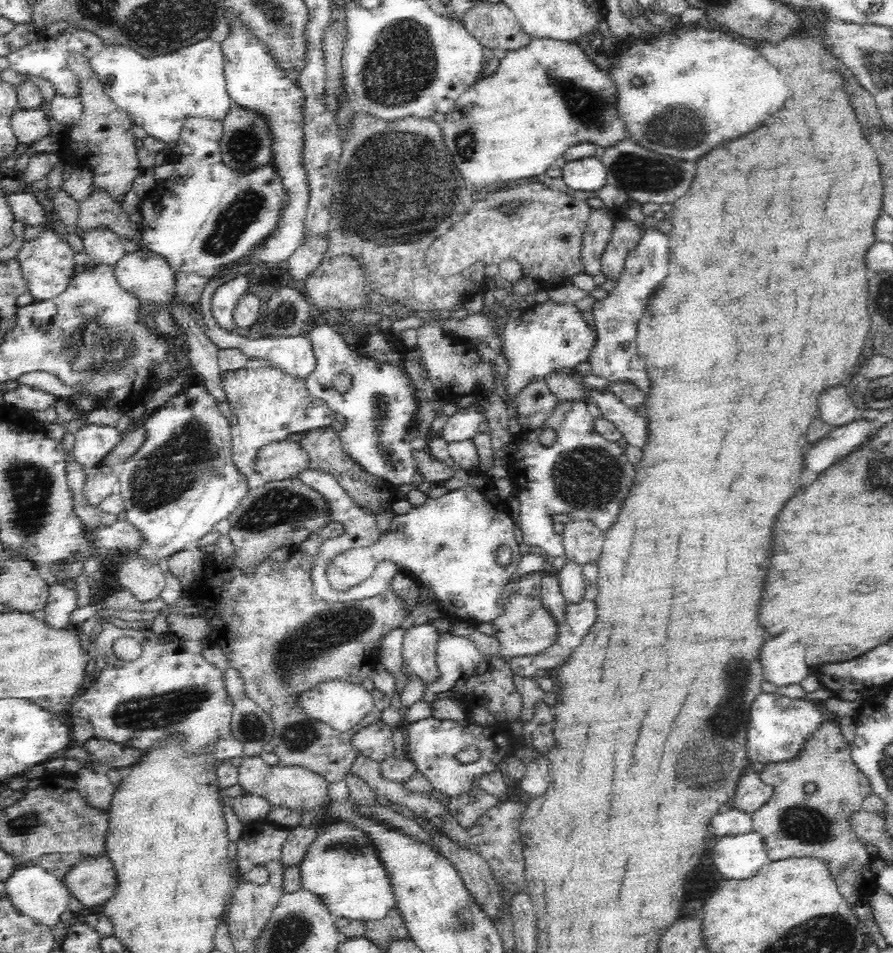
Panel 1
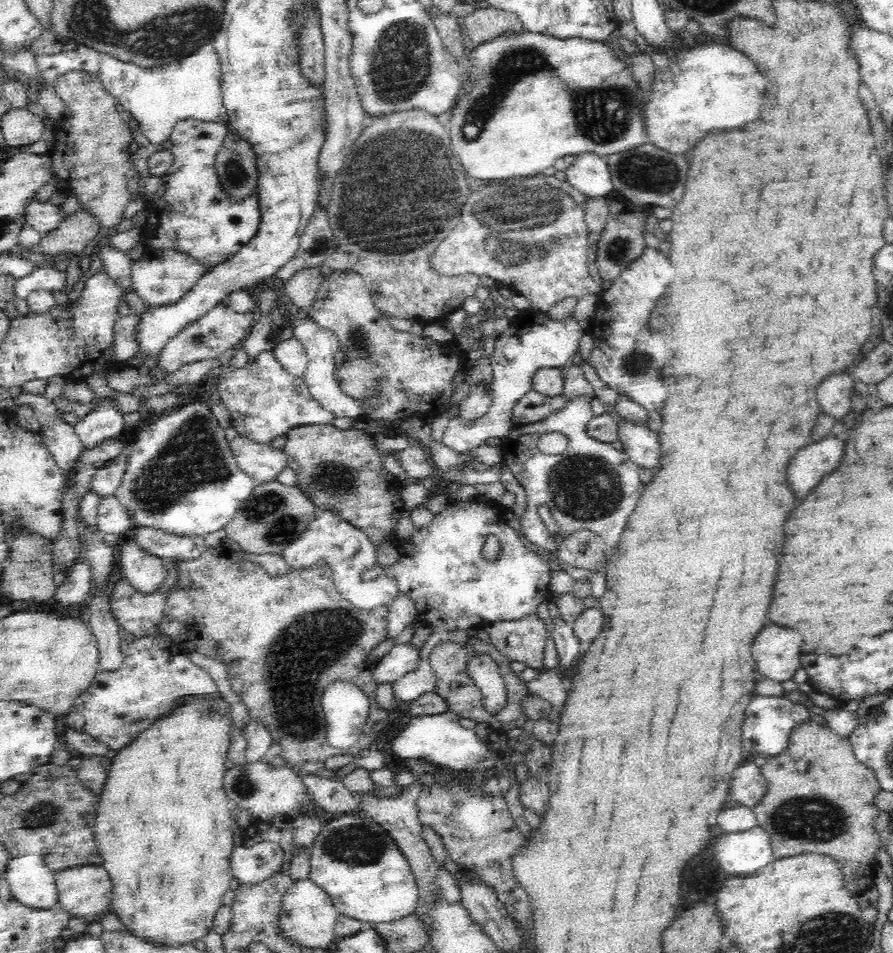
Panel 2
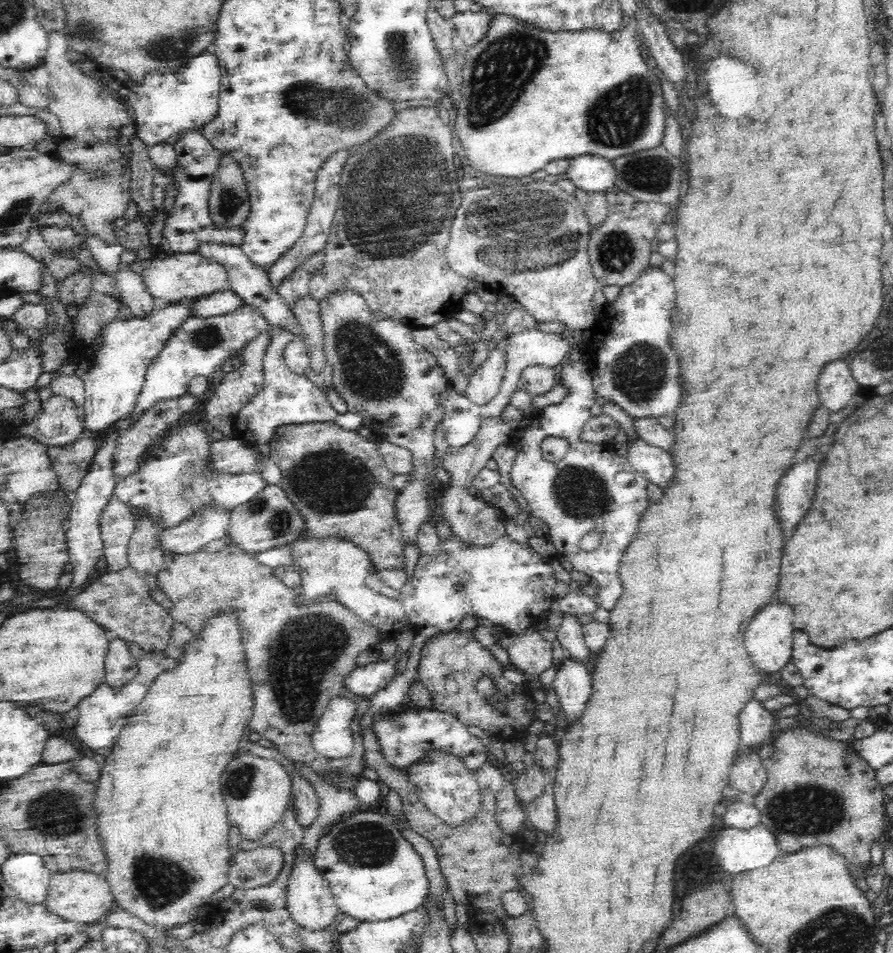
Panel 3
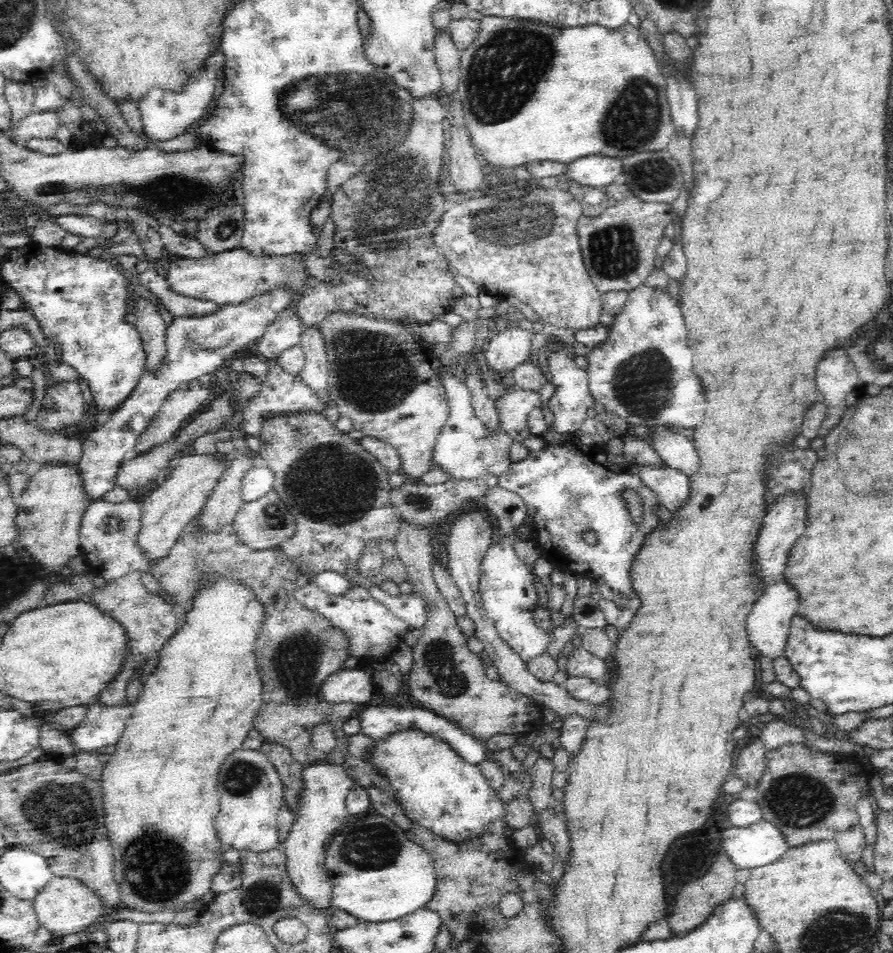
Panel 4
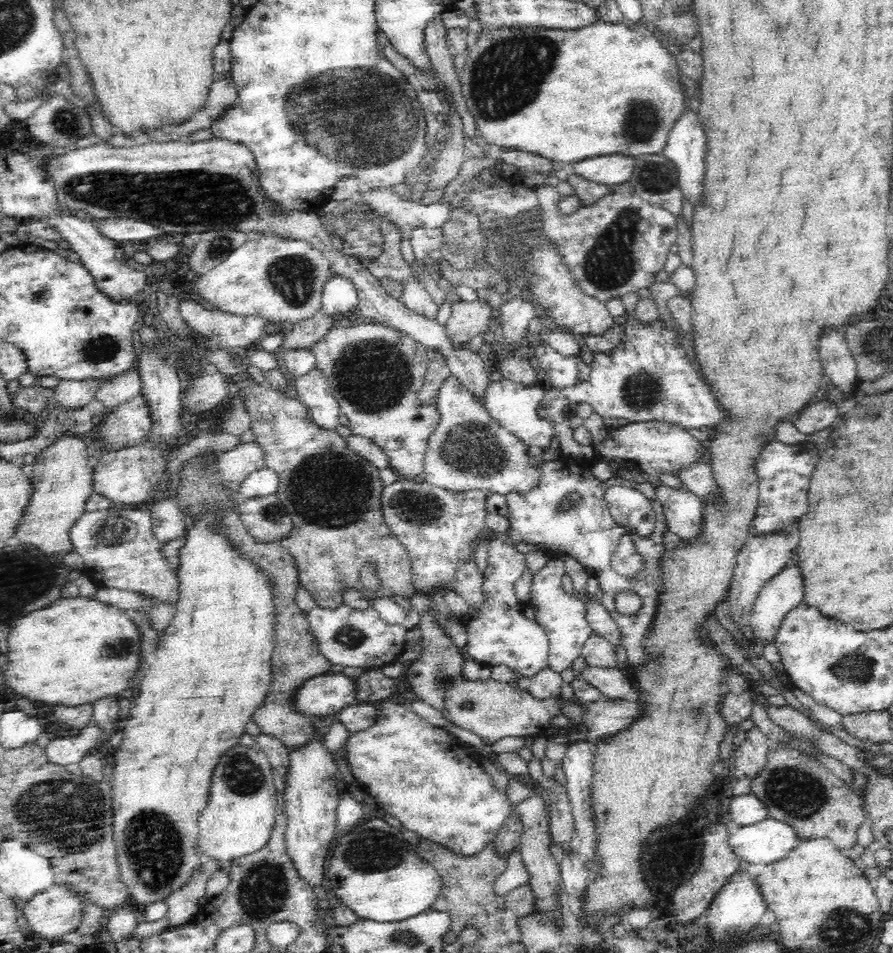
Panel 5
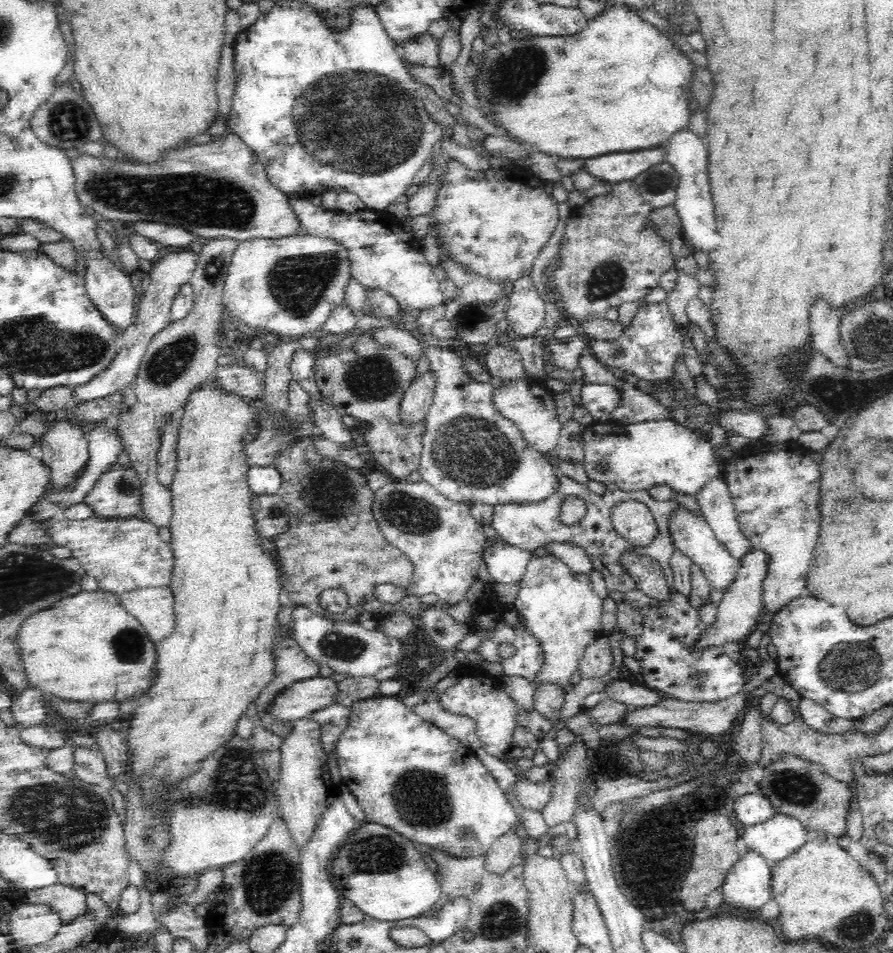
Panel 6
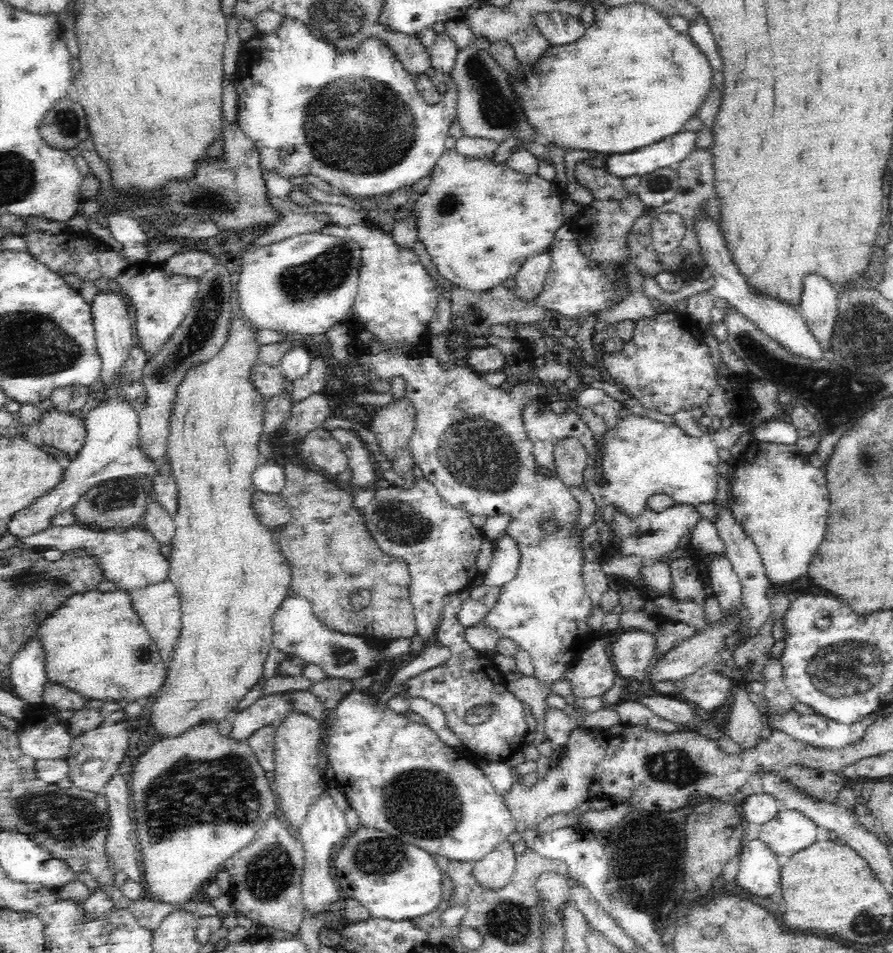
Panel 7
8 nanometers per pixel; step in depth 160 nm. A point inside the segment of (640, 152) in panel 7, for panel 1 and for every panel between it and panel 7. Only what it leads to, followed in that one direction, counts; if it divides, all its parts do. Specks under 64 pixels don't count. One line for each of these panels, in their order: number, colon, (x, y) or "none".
1: (588, 174)
2: (589, 173)
3: (591, 173)
4: (596, 171)
5: (605, 170)
6: (620, 166)

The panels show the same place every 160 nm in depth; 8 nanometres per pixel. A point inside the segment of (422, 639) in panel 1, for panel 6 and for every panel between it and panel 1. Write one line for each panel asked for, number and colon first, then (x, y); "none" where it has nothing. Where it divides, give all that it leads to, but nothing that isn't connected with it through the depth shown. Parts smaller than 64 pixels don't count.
2: (402, 659)
3: (366, 681)
4: (356, 686)
5: (329, 693)
6: (304, 698)

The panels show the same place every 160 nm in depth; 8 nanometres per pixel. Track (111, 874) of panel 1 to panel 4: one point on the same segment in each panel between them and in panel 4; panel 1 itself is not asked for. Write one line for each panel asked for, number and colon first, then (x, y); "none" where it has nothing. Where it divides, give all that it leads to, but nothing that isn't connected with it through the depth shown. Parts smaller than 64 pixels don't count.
2: (85, 891)
3: (82, 896)
4: (66, 905)

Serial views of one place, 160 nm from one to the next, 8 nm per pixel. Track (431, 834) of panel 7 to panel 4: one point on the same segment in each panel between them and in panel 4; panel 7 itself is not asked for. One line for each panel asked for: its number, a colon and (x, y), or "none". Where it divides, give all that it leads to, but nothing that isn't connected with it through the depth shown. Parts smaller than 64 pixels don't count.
4: (436, 787)
5: (425, 779)
6: (406, 773)

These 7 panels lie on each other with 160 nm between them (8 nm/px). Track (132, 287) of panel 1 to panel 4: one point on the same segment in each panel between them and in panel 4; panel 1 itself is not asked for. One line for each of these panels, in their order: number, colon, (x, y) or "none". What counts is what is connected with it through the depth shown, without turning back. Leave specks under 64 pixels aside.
2: (161, 277)
3: (171, 276)
4: (228, 277)

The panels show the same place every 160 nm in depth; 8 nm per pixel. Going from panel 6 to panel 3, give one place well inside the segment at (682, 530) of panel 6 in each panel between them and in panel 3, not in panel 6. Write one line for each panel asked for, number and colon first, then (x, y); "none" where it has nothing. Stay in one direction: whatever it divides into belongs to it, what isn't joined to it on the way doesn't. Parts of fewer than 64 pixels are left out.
3: (656, 464)
4: (671, 485)
5: (682, 507)

